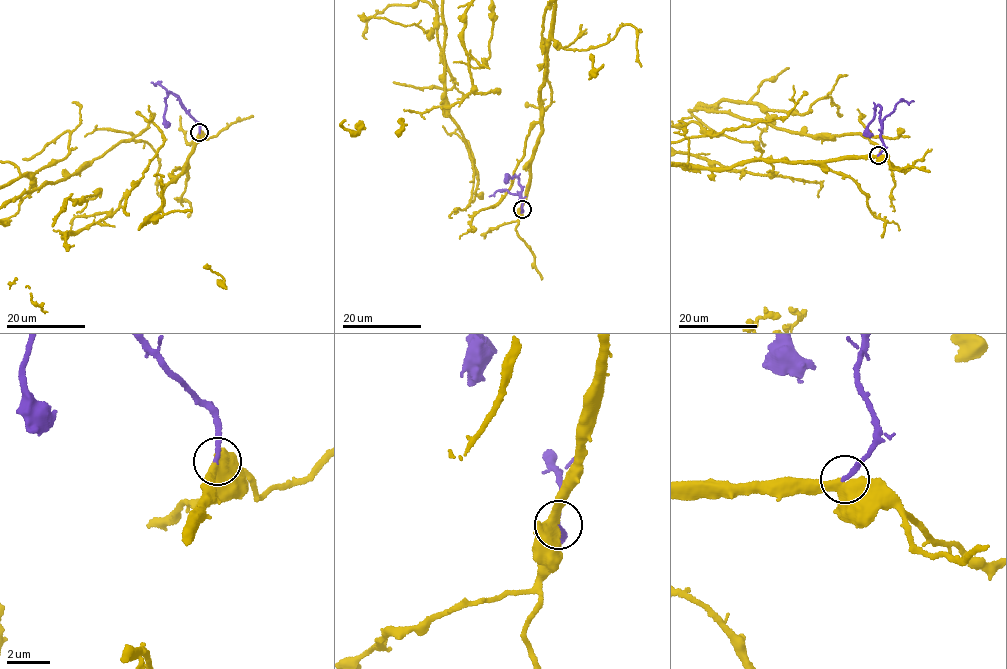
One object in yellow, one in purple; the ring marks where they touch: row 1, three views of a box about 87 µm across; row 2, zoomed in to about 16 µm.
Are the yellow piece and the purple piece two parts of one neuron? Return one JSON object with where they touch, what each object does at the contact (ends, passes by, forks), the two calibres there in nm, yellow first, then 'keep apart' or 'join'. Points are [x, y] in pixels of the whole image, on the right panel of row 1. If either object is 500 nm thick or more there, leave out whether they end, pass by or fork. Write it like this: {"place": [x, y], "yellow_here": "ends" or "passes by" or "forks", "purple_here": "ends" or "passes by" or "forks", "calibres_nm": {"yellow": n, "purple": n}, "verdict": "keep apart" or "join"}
{"place": [878, 155], "calibres_nm": {"yellow": 500, "purple": 240}, "verdict": "join"}

